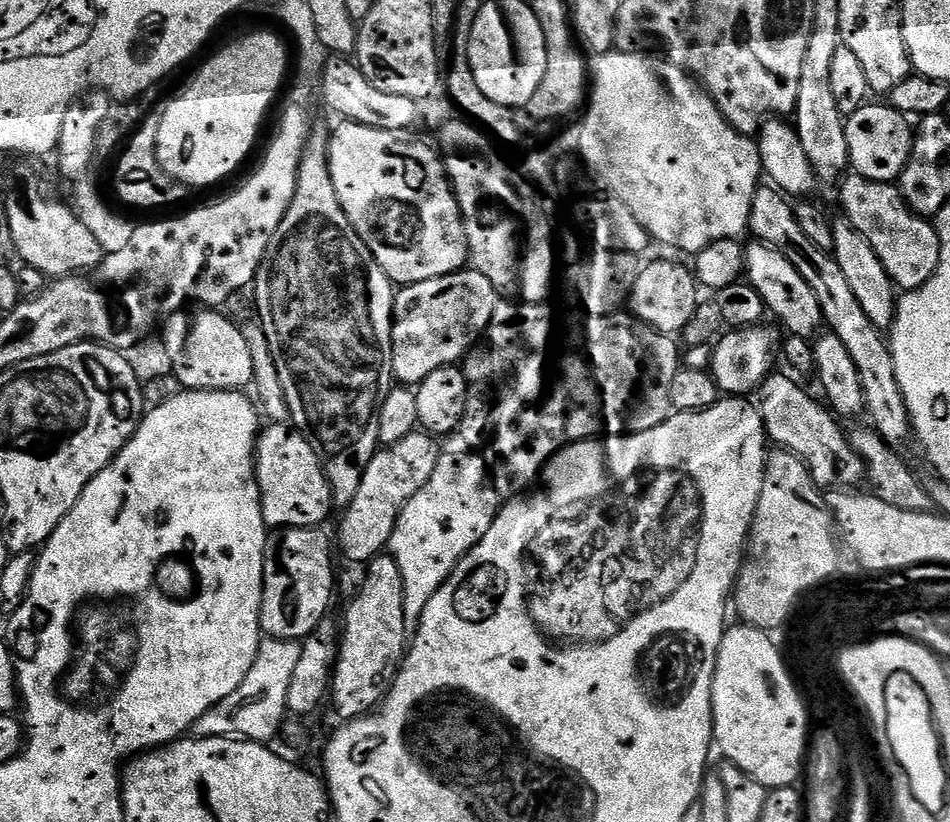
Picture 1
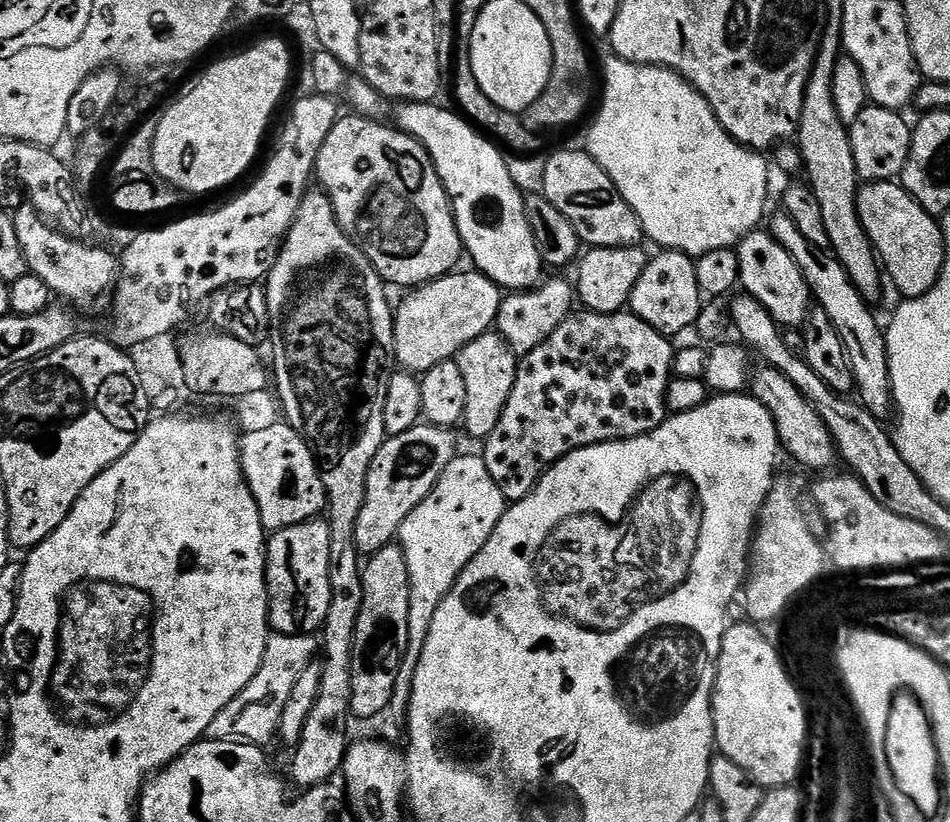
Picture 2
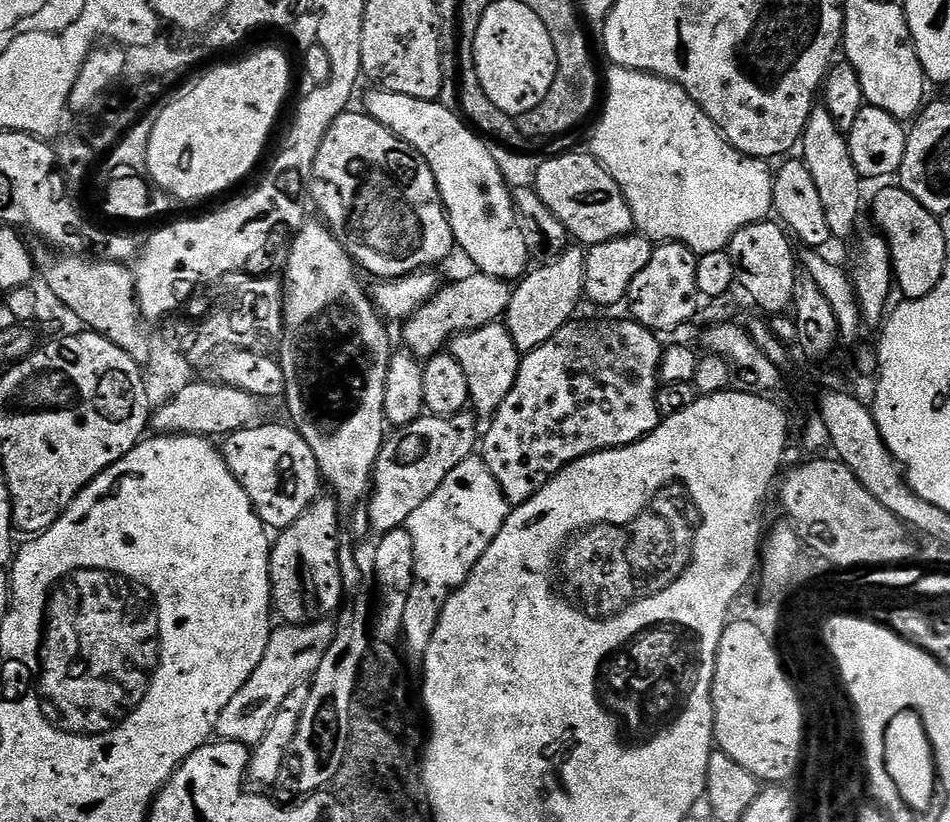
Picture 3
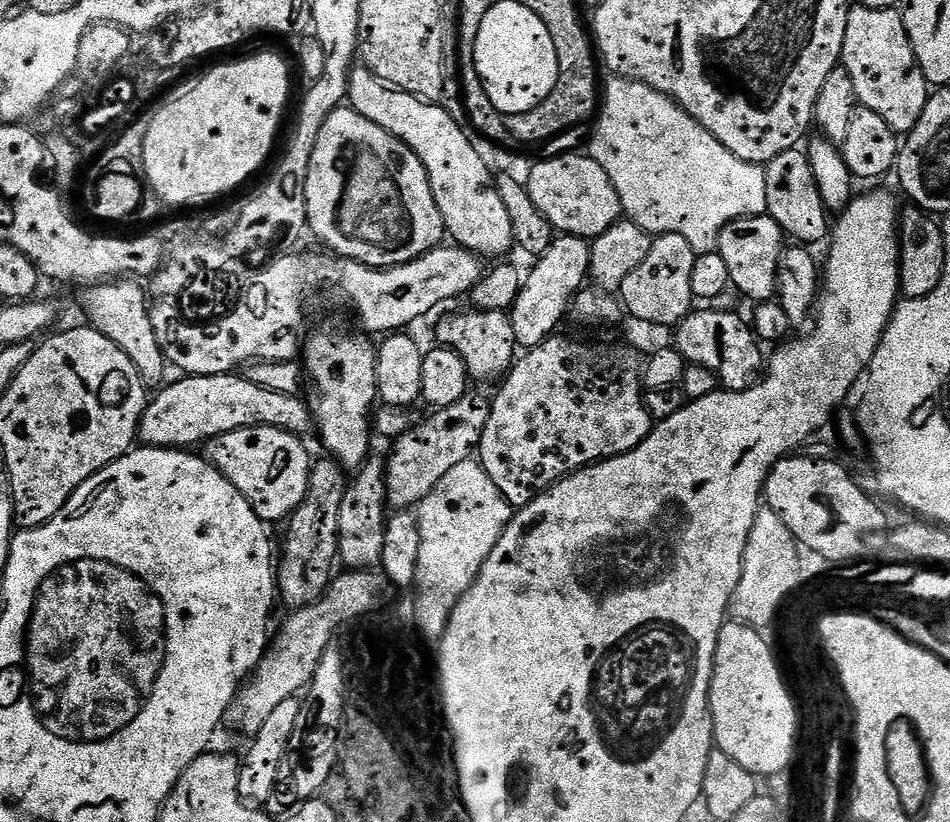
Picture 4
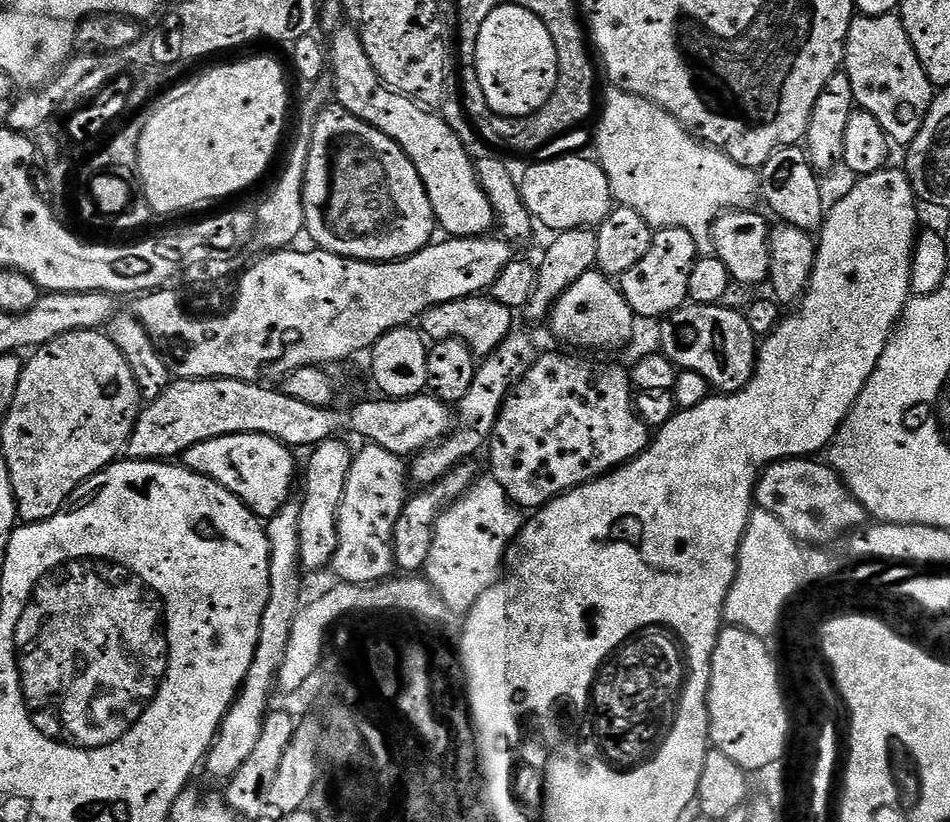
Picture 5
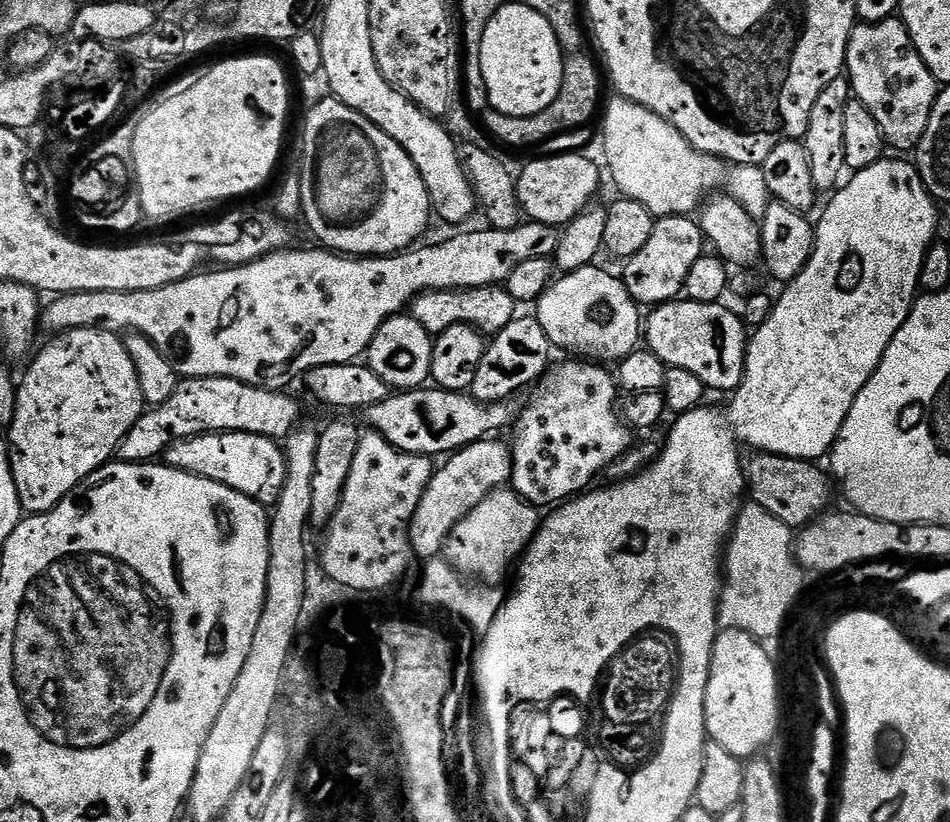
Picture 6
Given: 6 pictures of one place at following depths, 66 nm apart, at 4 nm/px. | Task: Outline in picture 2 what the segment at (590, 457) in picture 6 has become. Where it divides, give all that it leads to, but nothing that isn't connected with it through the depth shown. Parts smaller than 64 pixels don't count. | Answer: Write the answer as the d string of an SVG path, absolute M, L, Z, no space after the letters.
M576 310L560 323L546 342L542 342L542 346L523 353L516 366L514 390L510 390L506 410L502 410L498 426L494 426L494 434L482 444L486 470L490 470L490 478L498 482L498 490L502 490L505 501L526 498L536 489L545 472L575 448L645 436L664 423L664 399L668 382L674 376L672 344L669 337L642 322L642 318L632 315L631 311L602 314Z

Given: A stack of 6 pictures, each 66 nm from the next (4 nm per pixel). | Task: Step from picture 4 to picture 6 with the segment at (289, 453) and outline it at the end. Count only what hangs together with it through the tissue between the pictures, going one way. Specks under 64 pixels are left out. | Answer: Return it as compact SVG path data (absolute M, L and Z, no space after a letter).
M207 432L205 436L179 440L177 444L171 444L162 460L169 468L230 486L230 490L246 494L265 506L275 505L286 478L283 447L265 436L245 432Z

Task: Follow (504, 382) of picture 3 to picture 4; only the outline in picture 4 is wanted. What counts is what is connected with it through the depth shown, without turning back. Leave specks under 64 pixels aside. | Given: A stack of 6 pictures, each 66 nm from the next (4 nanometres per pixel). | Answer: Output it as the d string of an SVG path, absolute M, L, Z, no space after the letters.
M507 311L485 312L452 312L436 324L437 345L452 348L466 362L466 370L473 381L496 380L507 373L518 356L518 345L514 338L514 326Z

